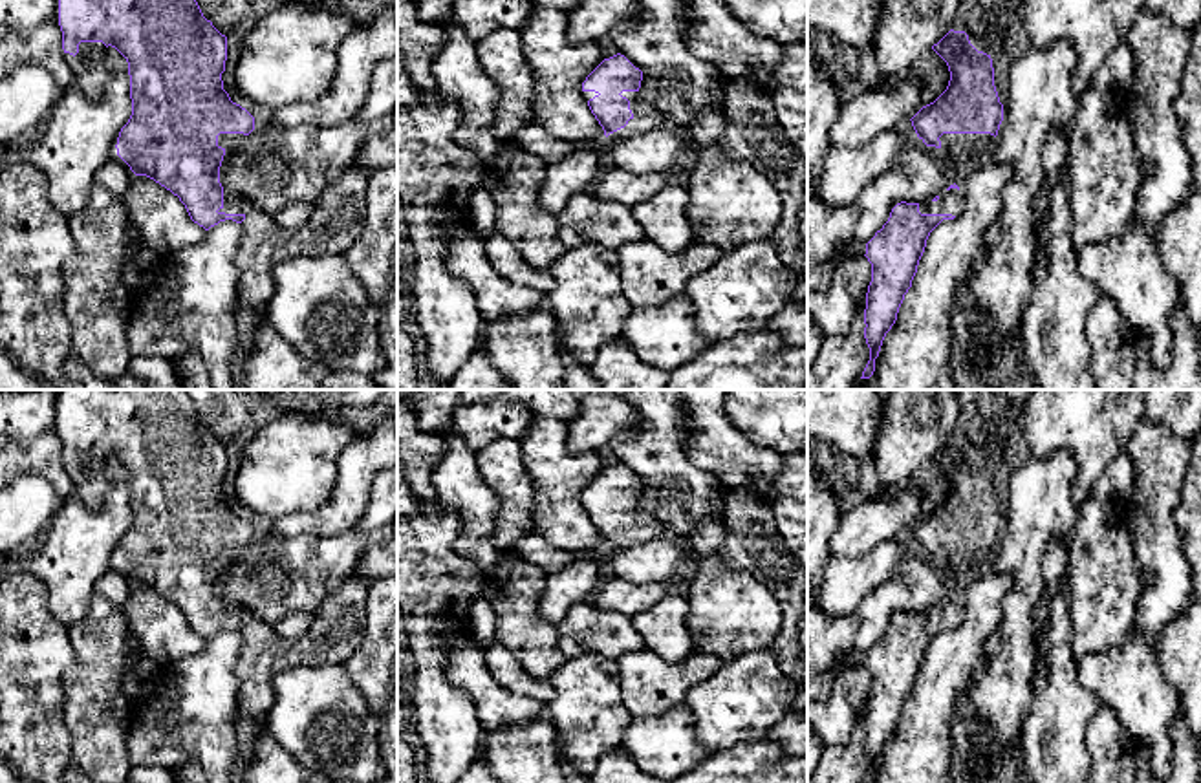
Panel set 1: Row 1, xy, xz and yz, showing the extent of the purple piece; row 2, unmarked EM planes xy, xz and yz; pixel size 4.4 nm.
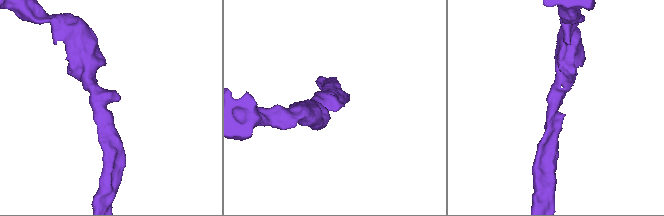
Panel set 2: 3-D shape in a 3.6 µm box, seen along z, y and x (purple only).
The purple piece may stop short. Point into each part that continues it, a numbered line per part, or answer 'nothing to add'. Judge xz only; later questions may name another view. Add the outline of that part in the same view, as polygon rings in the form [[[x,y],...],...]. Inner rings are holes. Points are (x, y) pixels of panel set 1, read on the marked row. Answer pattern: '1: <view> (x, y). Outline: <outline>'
1: xz (645, 117). Outline: [[[622,91],[621,95],[630,101],[633,117],[624,128],[610,134],[608,139],[633,137],[659,126],[668,126],[665,117],[661,117],[650,104],[641,99],[639,91]]]

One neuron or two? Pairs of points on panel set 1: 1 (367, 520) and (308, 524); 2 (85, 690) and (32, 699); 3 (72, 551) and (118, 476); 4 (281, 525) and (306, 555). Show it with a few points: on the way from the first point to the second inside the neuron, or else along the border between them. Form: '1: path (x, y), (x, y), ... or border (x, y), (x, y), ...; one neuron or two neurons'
1: border (374, 480), (367, 509), (352, 527); two neurons
2: border (74, 652), (75, 663), (63, 677), (68, 736); two neurons
3: path (90, 533), (116, 507), (118, 494); one neuron
4: border (271, 531), (281, 535), (332, 535); two neurons

